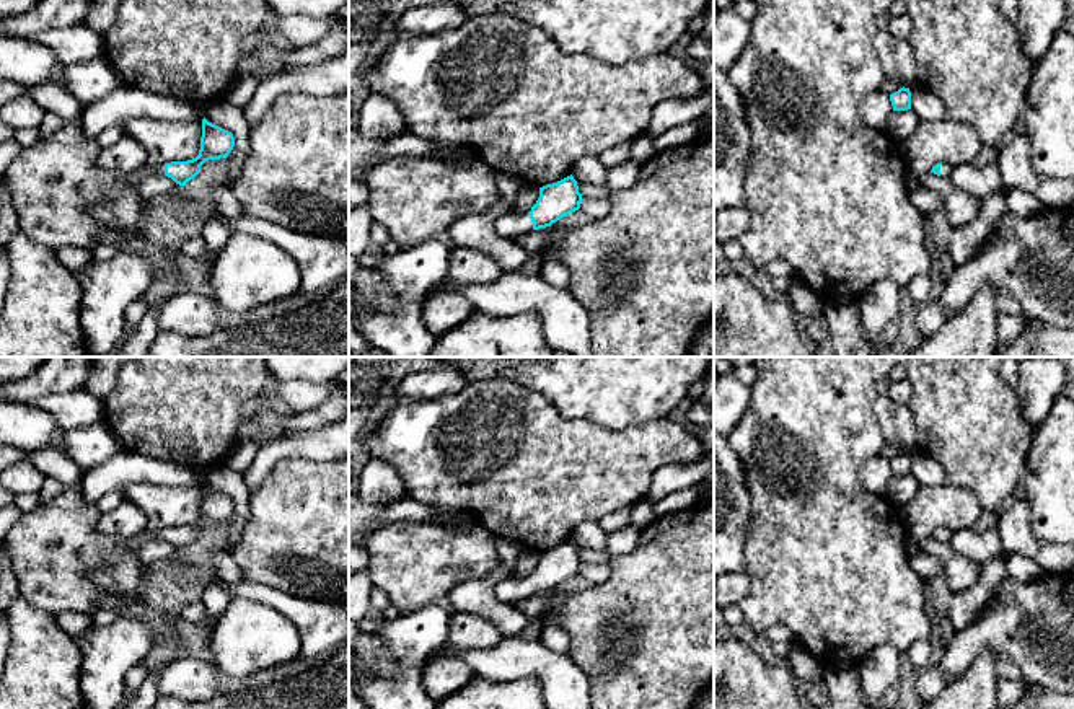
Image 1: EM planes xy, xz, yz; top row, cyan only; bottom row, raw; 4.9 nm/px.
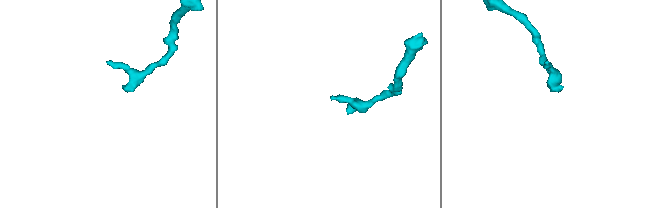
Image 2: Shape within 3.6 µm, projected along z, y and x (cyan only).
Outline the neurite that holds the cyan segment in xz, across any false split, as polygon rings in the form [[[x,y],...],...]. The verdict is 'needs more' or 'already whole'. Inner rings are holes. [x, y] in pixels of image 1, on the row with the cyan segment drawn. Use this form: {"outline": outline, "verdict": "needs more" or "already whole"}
{"outline": [[[574,176],[539,187],[539,197],[528,214],[508,212],[494,222],[500,238],[513,240],[522,233],[546,228],[580,209],[582,194]]], "verdict": "needs more"}

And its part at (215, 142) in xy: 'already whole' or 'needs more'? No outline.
needs more

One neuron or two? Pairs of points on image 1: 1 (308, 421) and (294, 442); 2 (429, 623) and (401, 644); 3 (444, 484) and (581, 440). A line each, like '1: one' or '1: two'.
1: two
2: one
3: one

